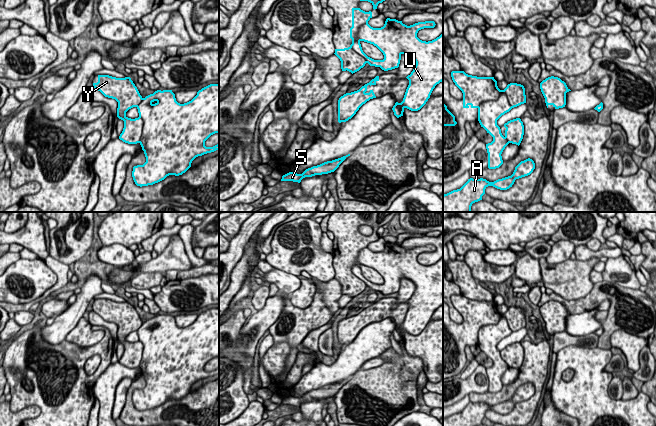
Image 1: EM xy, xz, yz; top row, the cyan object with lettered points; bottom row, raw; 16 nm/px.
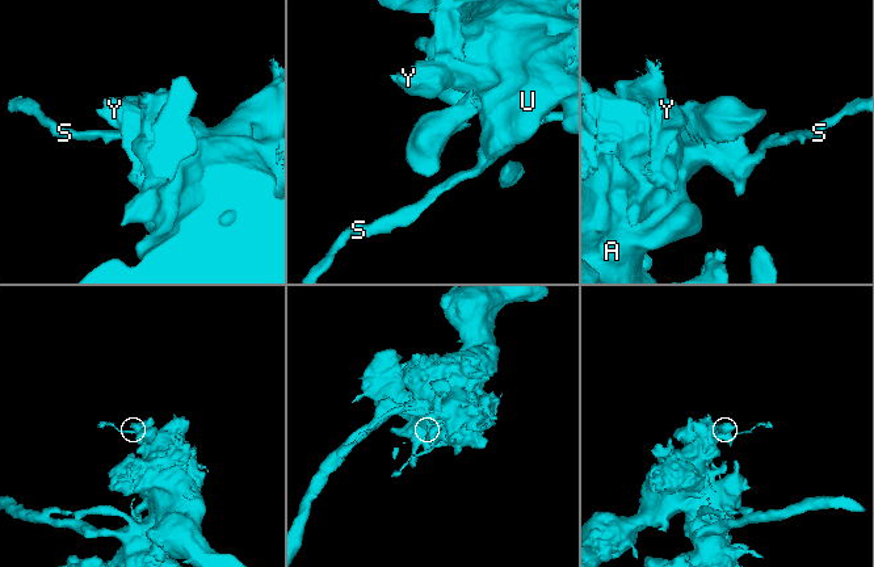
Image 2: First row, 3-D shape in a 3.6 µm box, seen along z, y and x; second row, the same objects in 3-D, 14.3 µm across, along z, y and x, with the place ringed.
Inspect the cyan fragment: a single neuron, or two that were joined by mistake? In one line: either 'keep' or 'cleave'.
cleave

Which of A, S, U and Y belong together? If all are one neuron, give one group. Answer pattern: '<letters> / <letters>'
A S U / Y

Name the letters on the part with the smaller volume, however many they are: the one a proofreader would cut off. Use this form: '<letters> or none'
Y

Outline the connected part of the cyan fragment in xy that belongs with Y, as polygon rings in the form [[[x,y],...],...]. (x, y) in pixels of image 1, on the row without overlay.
[[[98,299],[98,306],[93,307],[93,311],[105,321],[118,326],[117,341],[124,345],[119,363],[128,368],[139,367],[144,348],[140,341],[131,343],[126,340],[129,333],[136,331],[136,325],[133,324],[133,308],[130,301],[116,302],[109,299]]]

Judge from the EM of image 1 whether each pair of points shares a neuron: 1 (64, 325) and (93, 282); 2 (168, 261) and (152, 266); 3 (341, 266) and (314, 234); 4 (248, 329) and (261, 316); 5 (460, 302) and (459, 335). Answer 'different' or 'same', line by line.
1: same
2: same
3: different
4: same
5: same

